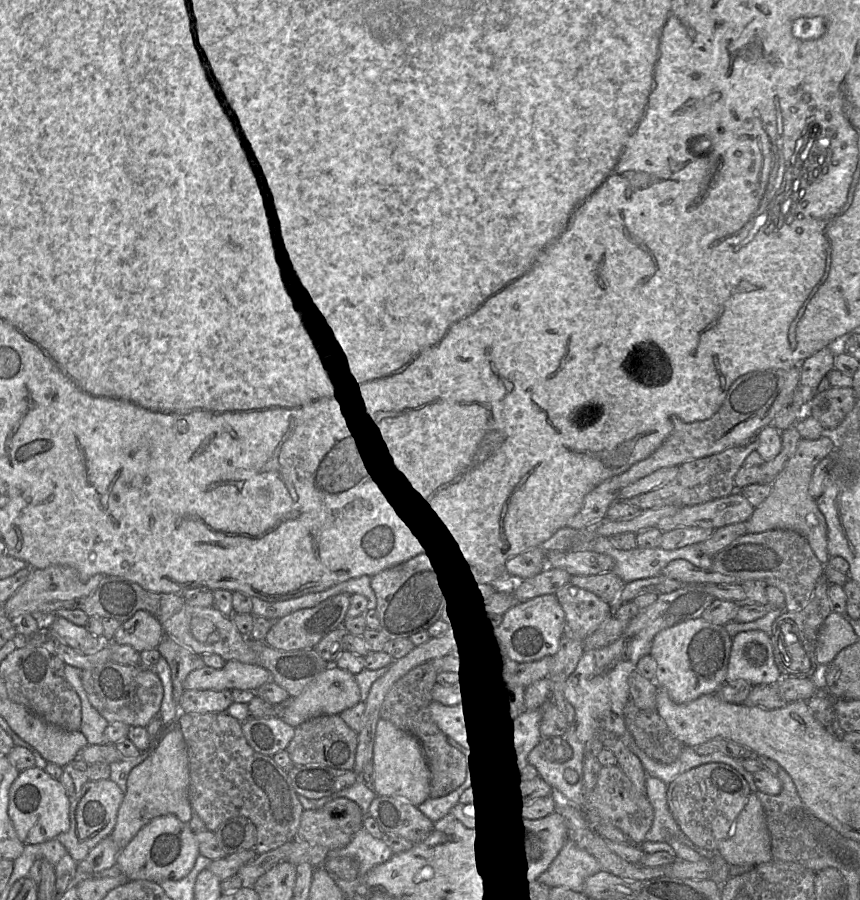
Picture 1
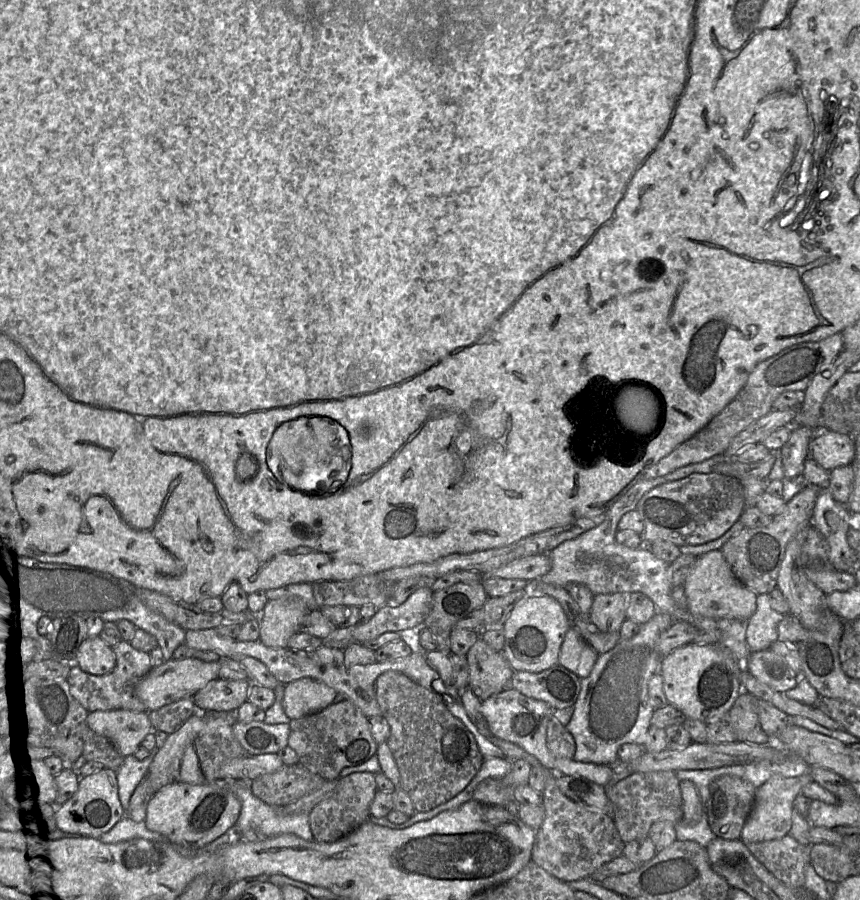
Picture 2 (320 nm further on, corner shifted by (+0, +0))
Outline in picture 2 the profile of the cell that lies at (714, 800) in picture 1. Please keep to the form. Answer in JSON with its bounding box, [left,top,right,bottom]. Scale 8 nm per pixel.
[705,775,756,838]

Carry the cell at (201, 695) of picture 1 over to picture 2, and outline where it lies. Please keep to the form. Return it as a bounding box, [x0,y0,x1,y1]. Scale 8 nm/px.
[192,678,251,712]

